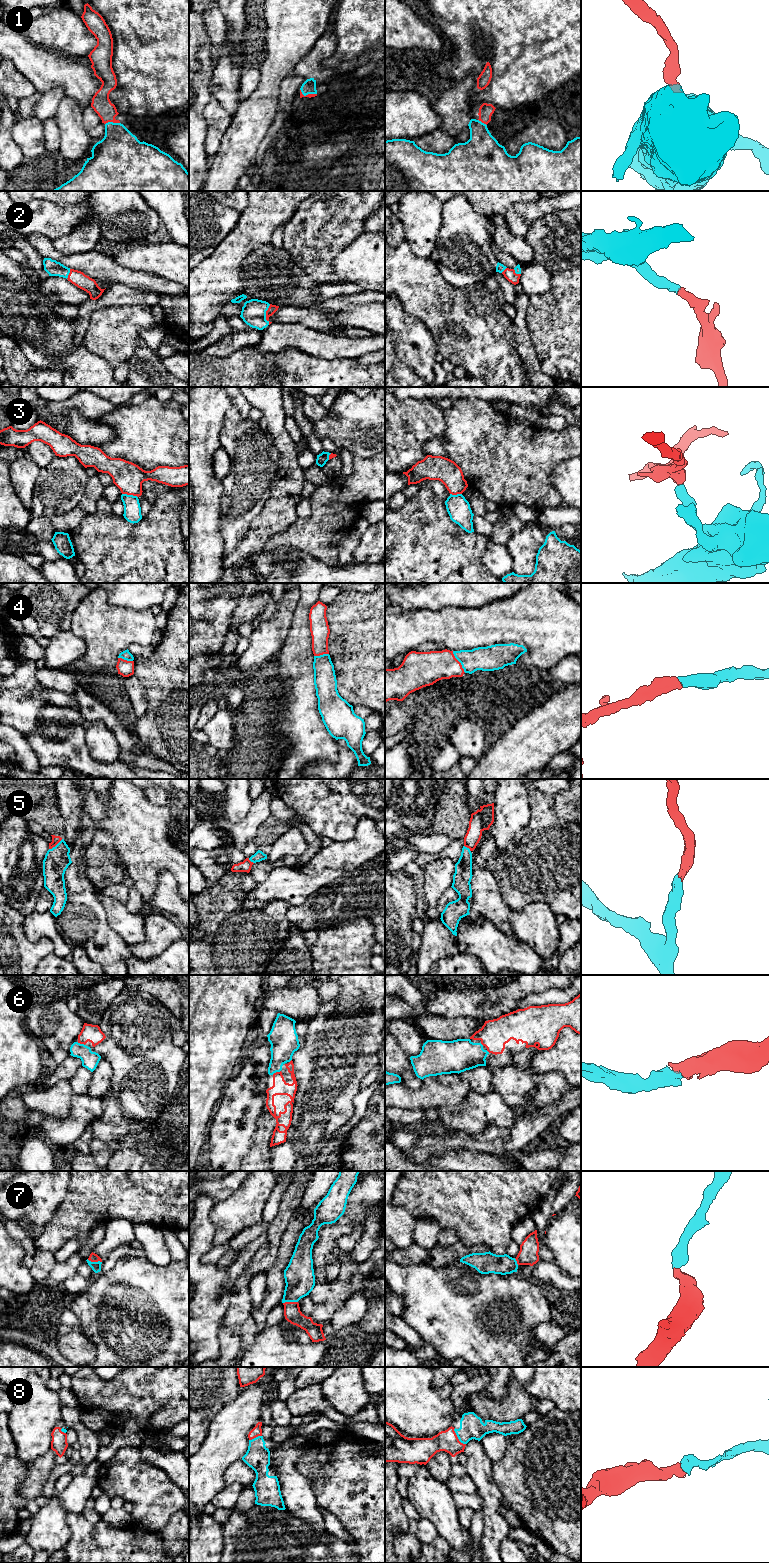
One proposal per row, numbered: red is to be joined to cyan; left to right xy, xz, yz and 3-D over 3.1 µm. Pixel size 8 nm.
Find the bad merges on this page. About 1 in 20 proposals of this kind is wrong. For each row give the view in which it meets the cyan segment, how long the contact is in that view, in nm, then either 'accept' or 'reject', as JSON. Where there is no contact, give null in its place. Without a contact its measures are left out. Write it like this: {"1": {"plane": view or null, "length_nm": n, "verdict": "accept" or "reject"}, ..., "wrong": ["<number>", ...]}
{"1": {"plane": "xy", "length_nm": 120, "verdict": "accept"}, "2": {"plane": "xz", "length_nm": 170, "verdict": "accept"}, "3": {"plane": "xy", "length_nm": 130, "verdict": "reject"}, "4": {"plane": "yz", "length_nm": 200, "verdict": "accept"}, "5": {"plane": "xy", "length_nm": 140, "verdict": "accept"}, "6": {"plane": "xz", "length_nm": 80, "verdict": "accept"}, "7": {"plane": "xz", "length_nm": 120, "verdict": "accept"}, "8": {"plane": "yz", "length_nm": 160, "verdict": "accept"}, "wrong": ["3"]}

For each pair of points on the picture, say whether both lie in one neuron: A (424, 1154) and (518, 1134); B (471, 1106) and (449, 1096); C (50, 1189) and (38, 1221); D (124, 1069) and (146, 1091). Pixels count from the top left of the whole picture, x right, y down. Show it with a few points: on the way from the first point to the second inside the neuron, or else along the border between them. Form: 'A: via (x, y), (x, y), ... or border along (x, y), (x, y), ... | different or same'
A: via (447, 1144), (453, 1142), (495, 1141) | same
B: border along (471, 1089), (458, 1109), (444, 1110), (439, 1108) | different
C: via (42, 1197), (38, 1201), (38, 1213) | same
D: via (131, 1069), (146, 1084) | same

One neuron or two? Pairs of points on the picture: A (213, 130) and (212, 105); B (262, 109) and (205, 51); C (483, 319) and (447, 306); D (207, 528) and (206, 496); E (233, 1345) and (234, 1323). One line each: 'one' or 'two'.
A: one
B: two
C: one
D: one
E: one

